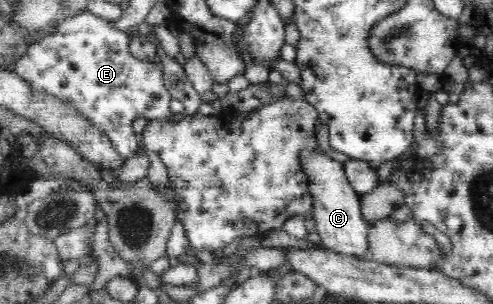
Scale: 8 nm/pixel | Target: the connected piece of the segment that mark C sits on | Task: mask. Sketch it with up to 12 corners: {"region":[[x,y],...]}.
{"region":[[299,158],[323,248],[368,258],[371,227],[344,164]]}

